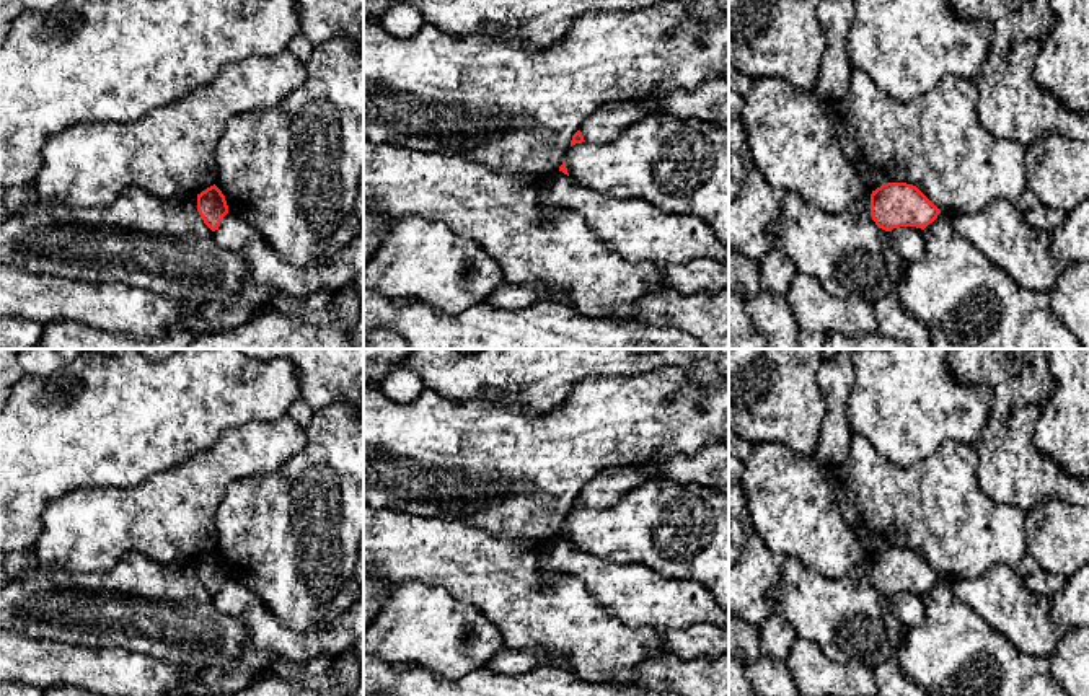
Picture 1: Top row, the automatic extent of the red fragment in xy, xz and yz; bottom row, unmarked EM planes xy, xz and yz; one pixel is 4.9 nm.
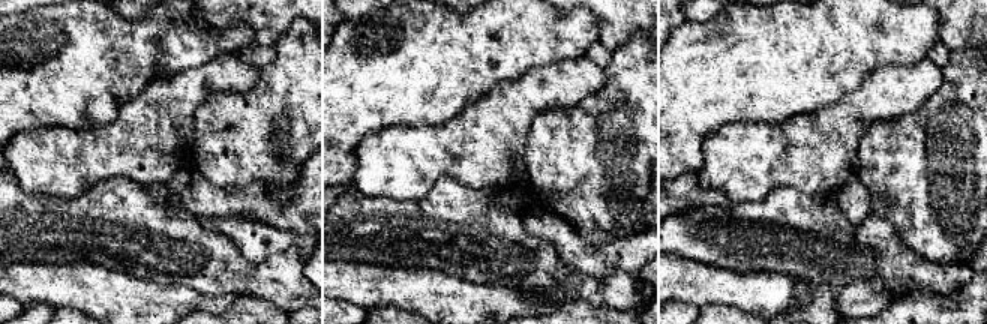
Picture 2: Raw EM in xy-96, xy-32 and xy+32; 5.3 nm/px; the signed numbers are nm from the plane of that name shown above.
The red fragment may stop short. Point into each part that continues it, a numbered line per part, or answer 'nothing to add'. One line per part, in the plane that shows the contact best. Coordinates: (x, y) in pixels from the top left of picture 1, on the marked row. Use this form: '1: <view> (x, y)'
nothing to add

